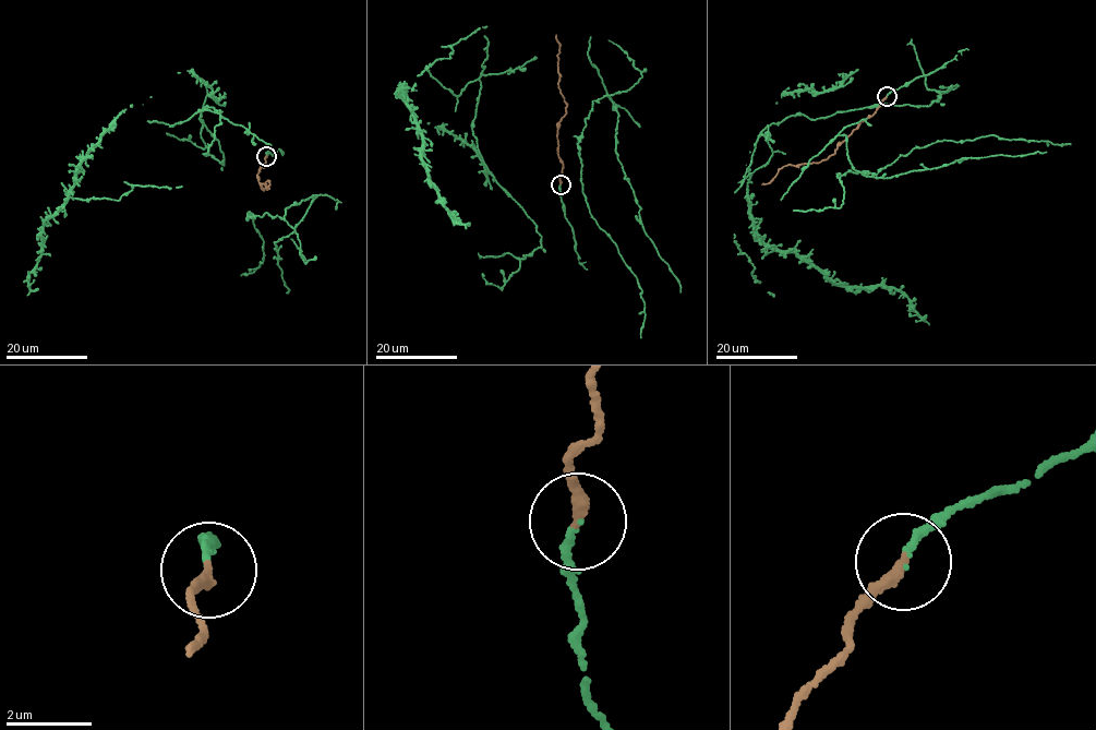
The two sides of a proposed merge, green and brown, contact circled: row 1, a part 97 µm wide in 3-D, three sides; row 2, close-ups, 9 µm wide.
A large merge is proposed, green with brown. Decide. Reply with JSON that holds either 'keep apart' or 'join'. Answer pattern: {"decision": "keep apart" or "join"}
{"decision": "join"}

